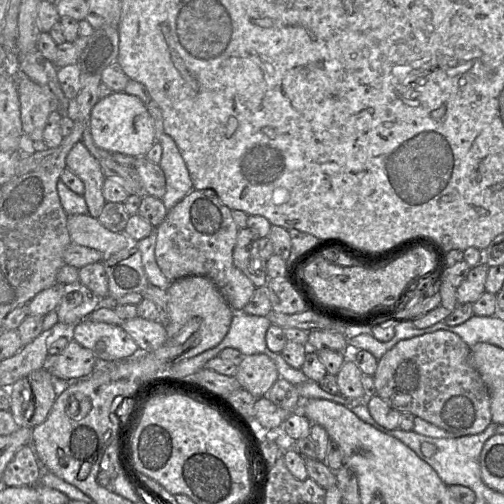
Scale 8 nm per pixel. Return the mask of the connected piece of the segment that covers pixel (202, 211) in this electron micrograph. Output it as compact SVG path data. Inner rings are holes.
M212 189L189 192L156 227L156 262L169 281L196 275L210 278L234 312L241 312L254 294L256 287L233 262L233 250L239 228L232 211Z

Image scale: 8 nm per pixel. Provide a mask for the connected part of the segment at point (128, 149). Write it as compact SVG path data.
M114 92L94 105L90 131L98 147L110 153L117 152L133 157L145 156L156 142L154 122L146 105L137 96L126 92Z

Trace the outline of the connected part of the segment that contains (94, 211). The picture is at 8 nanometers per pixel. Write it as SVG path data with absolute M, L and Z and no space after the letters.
M80 141L68 153L66 166L83 181L83 196L88 206L88 214L98 218L106 203L102 192L106 177L98 160L89 152L83 141Z

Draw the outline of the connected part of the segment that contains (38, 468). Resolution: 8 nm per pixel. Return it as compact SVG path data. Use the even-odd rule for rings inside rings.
M22 446L7 464L3 476L3 486L35 486L42 475L42 466L33 447Z

